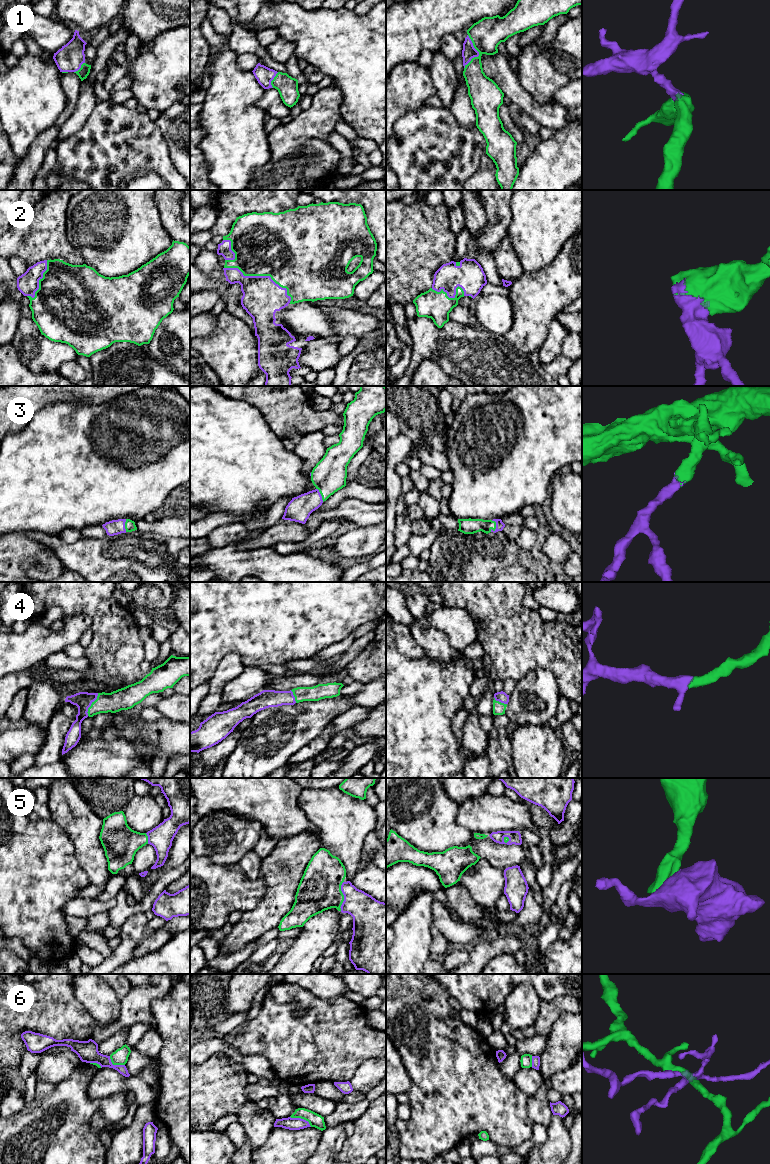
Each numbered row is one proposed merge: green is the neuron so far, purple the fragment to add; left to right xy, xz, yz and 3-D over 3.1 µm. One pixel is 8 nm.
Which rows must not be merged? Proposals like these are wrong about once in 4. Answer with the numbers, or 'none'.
6

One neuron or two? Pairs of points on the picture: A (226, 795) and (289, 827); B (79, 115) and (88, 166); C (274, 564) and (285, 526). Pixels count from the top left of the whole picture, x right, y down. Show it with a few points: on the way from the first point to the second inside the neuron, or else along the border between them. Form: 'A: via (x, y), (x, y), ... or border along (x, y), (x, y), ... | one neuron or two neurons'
A: via (242, 795), (257, 795), (273, 811) | one neuron
B: border along (94, 108), (79, 130), (60, 139) | two neurons
C: border along (270, 545), (253, 546), (247, 549) | two neurons

